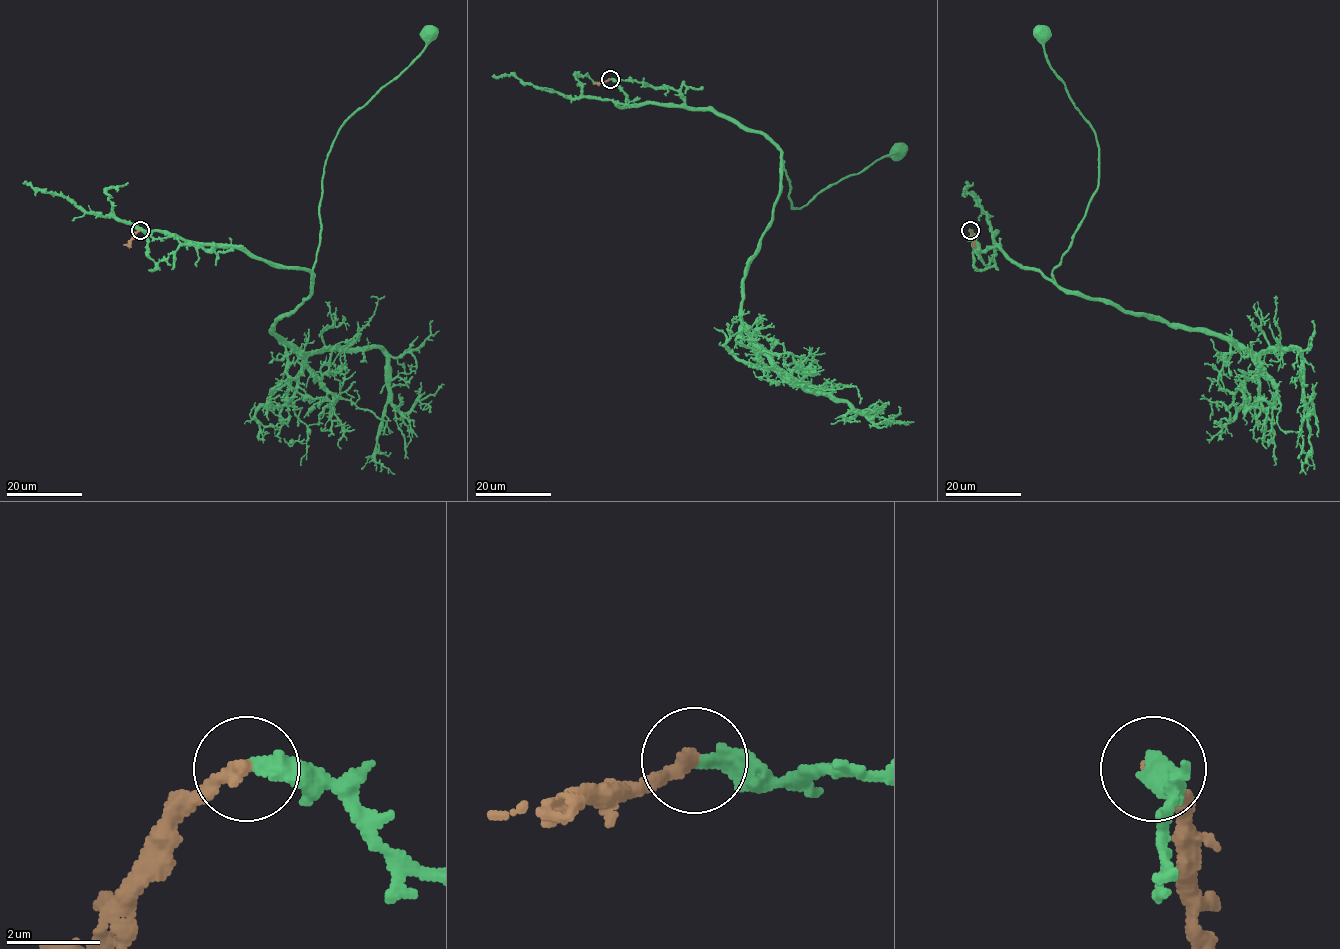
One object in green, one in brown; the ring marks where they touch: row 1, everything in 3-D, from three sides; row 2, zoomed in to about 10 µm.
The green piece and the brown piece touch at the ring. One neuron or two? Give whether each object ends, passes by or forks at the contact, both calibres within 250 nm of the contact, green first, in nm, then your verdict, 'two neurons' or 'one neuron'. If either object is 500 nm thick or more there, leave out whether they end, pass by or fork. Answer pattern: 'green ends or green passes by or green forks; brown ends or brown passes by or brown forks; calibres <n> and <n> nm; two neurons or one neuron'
green ends; brown ends; calibres 360 and 340 nm; one neuron

